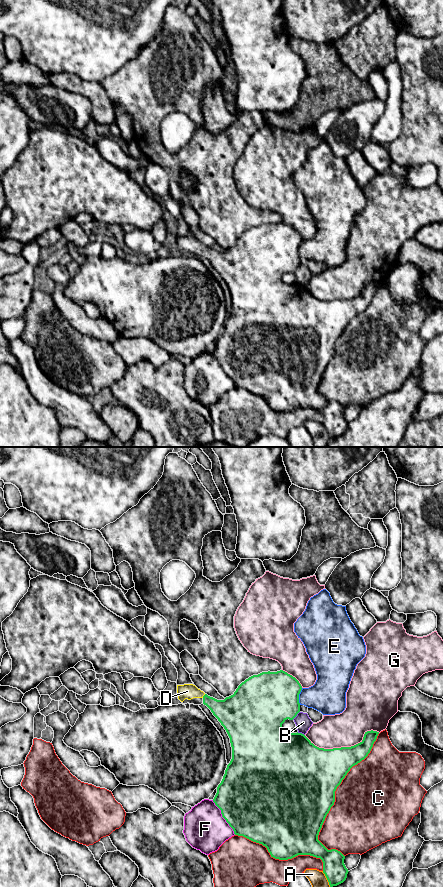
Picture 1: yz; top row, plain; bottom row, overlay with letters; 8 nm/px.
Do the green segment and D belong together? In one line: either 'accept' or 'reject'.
accept

